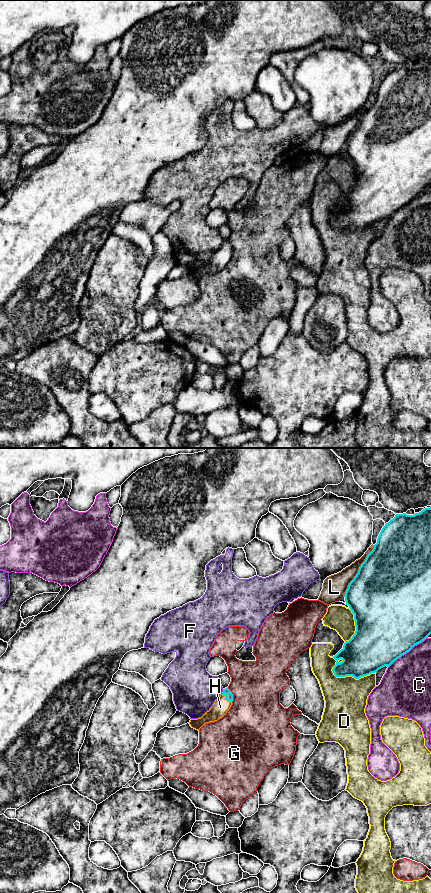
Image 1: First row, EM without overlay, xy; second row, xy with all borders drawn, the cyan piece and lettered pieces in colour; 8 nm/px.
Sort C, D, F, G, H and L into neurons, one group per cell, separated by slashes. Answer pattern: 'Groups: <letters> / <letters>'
Groups: C / D / F / G / H / L

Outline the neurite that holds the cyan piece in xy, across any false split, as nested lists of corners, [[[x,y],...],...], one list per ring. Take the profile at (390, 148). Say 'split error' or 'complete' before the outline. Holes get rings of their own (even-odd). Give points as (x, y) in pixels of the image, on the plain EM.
complete | [[[431,59],[425,60],[414,67],[396,66],[382,80],[377,95],[373,102],[367,107],[365,113],[359,119],[358,125],[349,135],[345,144],[346,157],[354,166],[356,183],[349,193],[346,193],[343,200],[333,210],[337,213],[332,223],[336,229],[352,228],[355,231],[370,227],[377,224],[379,221],[389,219],[395,212],[409,204],[415,197],[424,193],[431,186]]]

